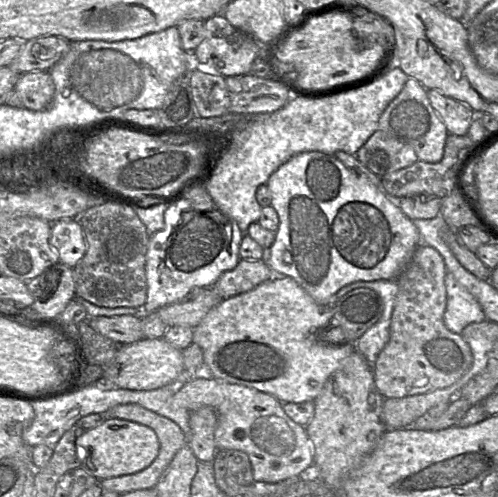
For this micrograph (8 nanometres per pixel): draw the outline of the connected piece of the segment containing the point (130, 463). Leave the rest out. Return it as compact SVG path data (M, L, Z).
M105 417L101 424L85 431L77 439L81 468L101 481L134 474L147 468L156 459L160 443L155 431L145 425L118 418Z

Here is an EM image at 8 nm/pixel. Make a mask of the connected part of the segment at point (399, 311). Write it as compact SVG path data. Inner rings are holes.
M420 245L397 279L398 293L391 317L390 337L373 366L374 383L384 398L401 398L445 388L456 382L471 366L473 356L460 334L449 331L443 323L446 309L446 267L441 255L432 247Z

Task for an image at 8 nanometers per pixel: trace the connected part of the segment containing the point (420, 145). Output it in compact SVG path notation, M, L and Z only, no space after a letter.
M408 78L401 92L384 110L379 119L379 129L412 146L418 160L428 163L437 163L442 159L449 135L444 122L429 102L427 89L414 78Z

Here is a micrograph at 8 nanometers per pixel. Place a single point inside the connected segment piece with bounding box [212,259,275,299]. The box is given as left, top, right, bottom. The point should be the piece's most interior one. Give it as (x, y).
(248, 274)

